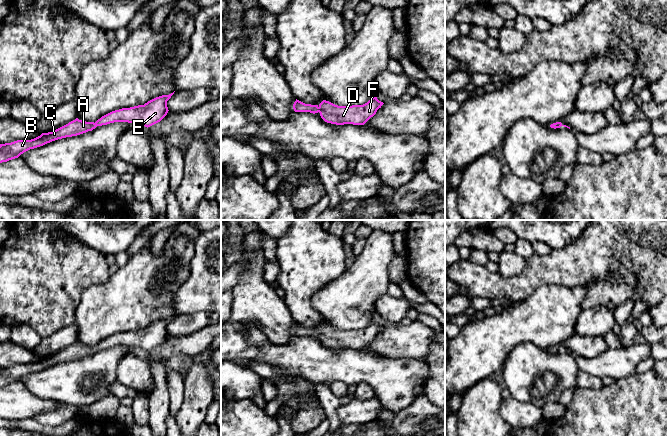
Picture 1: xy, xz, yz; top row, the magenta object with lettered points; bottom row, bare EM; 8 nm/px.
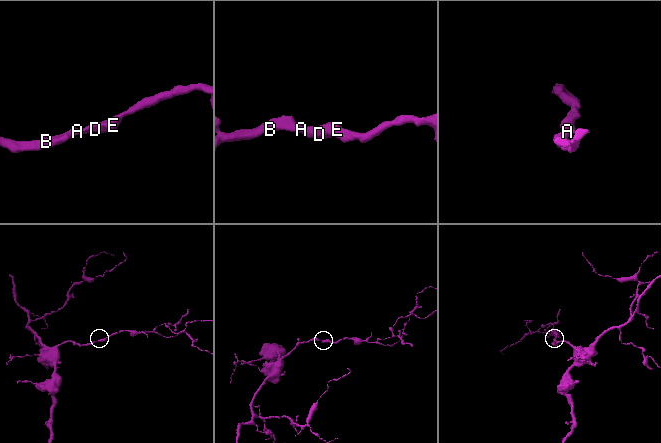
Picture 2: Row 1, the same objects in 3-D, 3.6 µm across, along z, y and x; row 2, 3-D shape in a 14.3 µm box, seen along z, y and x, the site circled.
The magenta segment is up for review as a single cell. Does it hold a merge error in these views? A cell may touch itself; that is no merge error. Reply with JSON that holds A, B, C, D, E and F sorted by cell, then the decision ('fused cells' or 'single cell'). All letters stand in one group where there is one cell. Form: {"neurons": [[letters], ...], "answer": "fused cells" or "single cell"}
{"neurons": [["A", "B", "C", "D", "E", "F"]], "answer": "single cell"}

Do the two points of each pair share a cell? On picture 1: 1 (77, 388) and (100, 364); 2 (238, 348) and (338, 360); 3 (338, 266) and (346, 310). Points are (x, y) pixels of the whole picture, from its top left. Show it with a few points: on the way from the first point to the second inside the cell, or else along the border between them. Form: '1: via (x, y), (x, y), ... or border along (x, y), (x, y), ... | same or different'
1: via (83, 382), (95, 370) | same
2: via (263, 353), (283, 357), (307, 357), (313, 360) | same
3: border along (347, 268), (339, 276), (320, 288) | different

